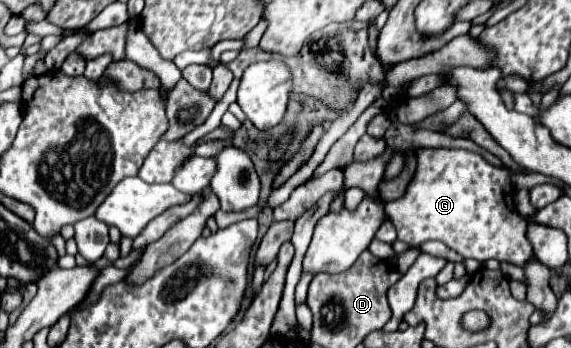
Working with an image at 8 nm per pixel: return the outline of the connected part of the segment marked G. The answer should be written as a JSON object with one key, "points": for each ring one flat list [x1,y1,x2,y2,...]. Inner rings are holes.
{"points":[[417,149,417,171,407,185,403,197,385,203,385,213,397,229,397,239,409,245,421,245,429,239,445,243,449,249,457,251,465,259,475,259,479,263,487,259,507,261,517,267,525,267,535,259,533,247,527,239,527,221,517,213,515,207,515,187,511,185,509,171,487,163,479,153,469,149]]}

